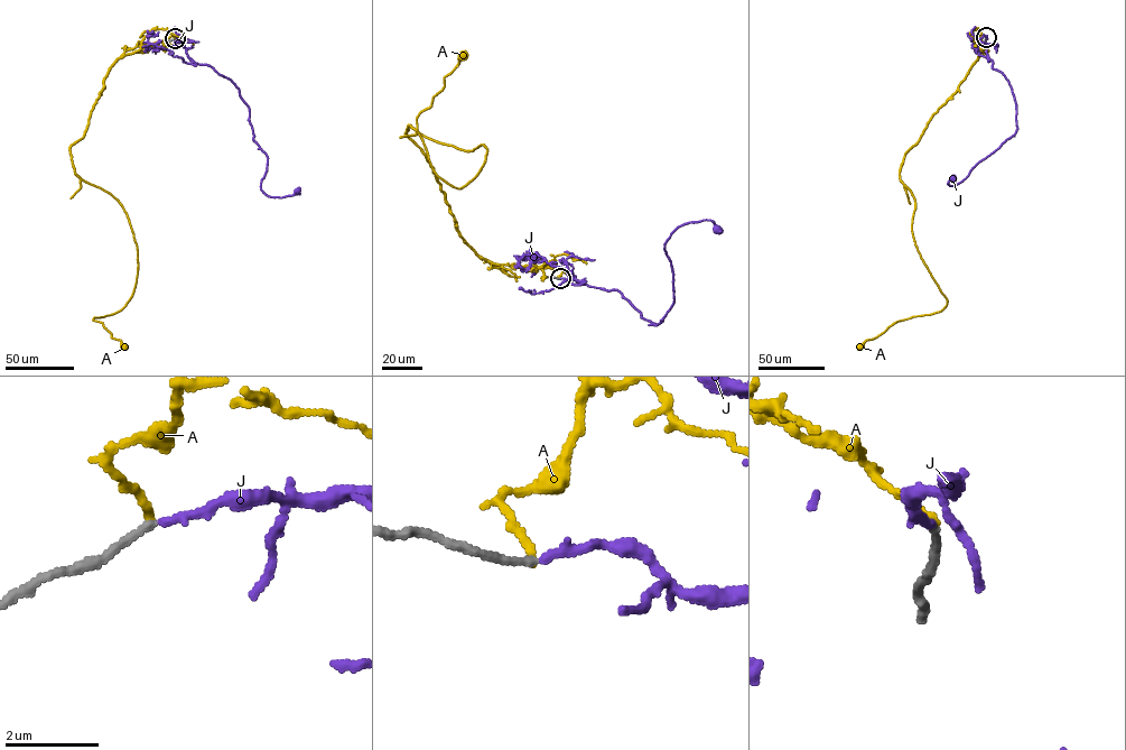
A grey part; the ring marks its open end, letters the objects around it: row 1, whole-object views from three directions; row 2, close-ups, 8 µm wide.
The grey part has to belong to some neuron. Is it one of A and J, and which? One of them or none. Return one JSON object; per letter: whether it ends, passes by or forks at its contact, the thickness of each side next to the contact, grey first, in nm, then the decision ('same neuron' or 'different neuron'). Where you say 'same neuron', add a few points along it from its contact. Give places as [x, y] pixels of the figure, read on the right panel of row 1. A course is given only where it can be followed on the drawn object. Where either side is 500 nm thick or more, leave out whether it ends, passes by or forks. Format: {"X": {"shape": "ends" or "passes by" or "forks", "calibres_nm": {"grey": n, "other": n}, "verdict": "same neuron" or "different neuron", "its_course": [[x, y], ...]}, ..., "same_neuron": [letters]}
{"A": {"shape": "ends", "calibres_nm": {"grey": 160, "other": 150}, "verdict": "different neuron"}, "J": {"shape": "ends", "calibres_nm": {"grey": 160, "other": 180}, "verdict": "same neuron", "its_course": [[986, 37], [980, 40], [992, 67], [1011, 86], [1017, 129], [966, 178], [950, 186], [947, 183], [954, 178]]}, "same_neuron": ["J"]}

